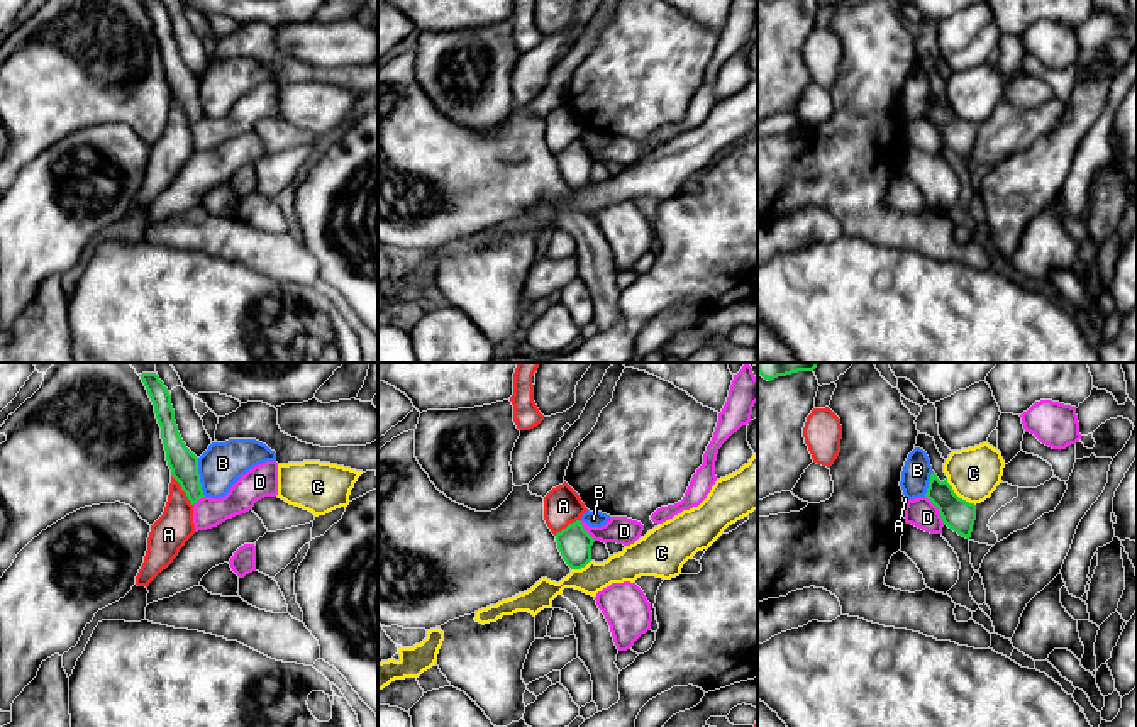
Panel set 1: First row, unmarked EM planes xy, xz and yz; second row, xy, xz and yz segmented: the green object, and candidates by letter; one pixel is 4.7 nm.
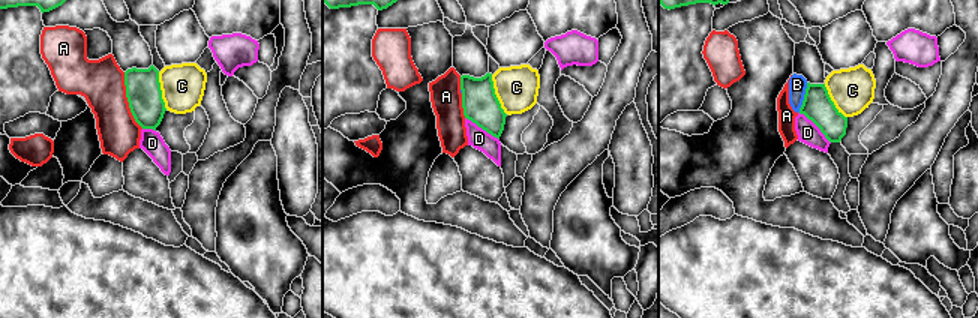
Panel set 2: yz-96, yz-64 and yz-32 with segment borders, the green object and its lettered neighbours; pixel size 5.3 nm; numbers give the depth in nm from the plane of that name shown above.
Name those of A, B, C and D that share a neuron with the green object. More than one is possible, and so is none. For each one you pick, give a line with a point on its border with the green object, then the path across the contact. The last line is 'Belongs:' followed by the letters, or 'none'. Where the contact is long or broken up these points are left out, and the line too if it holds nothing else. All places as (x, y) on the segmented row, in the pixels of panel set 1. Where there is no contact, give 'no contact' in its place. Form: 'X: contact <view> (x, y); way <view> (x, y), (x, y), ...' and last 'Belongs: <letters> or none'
Belongs: none

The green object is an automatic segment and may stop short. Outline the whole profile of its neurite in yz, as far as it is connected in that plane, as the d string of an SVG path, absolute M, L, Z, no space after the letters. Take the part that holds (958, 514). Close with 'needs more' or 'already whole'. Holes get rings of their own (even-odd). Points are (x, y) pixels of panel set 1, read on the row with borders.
M930 474L925 497L939 508L944 525L969 539L976 520L976 505L959 498L947 478L940 481Z; already whole

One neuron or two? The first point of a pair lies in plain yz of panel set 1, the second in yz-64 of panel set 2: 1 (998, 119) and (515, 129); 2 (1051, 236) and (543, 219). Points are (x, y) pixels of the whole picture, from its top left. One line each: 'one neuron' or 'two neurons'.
1: one neuron
2: two neurons

